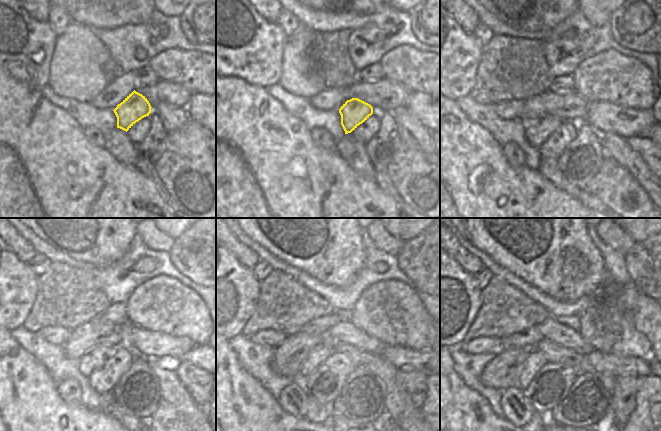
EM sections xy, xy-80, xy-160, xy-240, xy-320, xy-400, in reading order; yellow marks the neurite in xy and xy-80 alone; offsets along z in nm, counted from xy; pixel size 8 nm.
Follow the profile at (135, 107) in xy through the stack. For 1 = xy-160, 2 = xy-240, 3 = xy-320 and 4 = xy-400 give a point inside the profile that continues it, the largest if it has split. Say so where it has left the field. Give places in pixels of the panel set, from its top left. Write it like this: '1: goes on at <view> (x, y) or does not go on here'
1: goes on at xy-160 (537, 132)
2: goes on at xy-240 (92, 360)
3: goes on at xy-320 (321, 352)
4: goes on at xy-400 (534, 361)

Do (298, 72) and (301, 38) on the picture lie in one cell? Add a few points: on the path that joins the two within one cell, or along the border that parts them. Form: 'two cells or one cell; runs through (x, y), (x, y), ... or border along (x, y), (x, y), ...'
one cell; runs through (298, 64), (299, 46)

